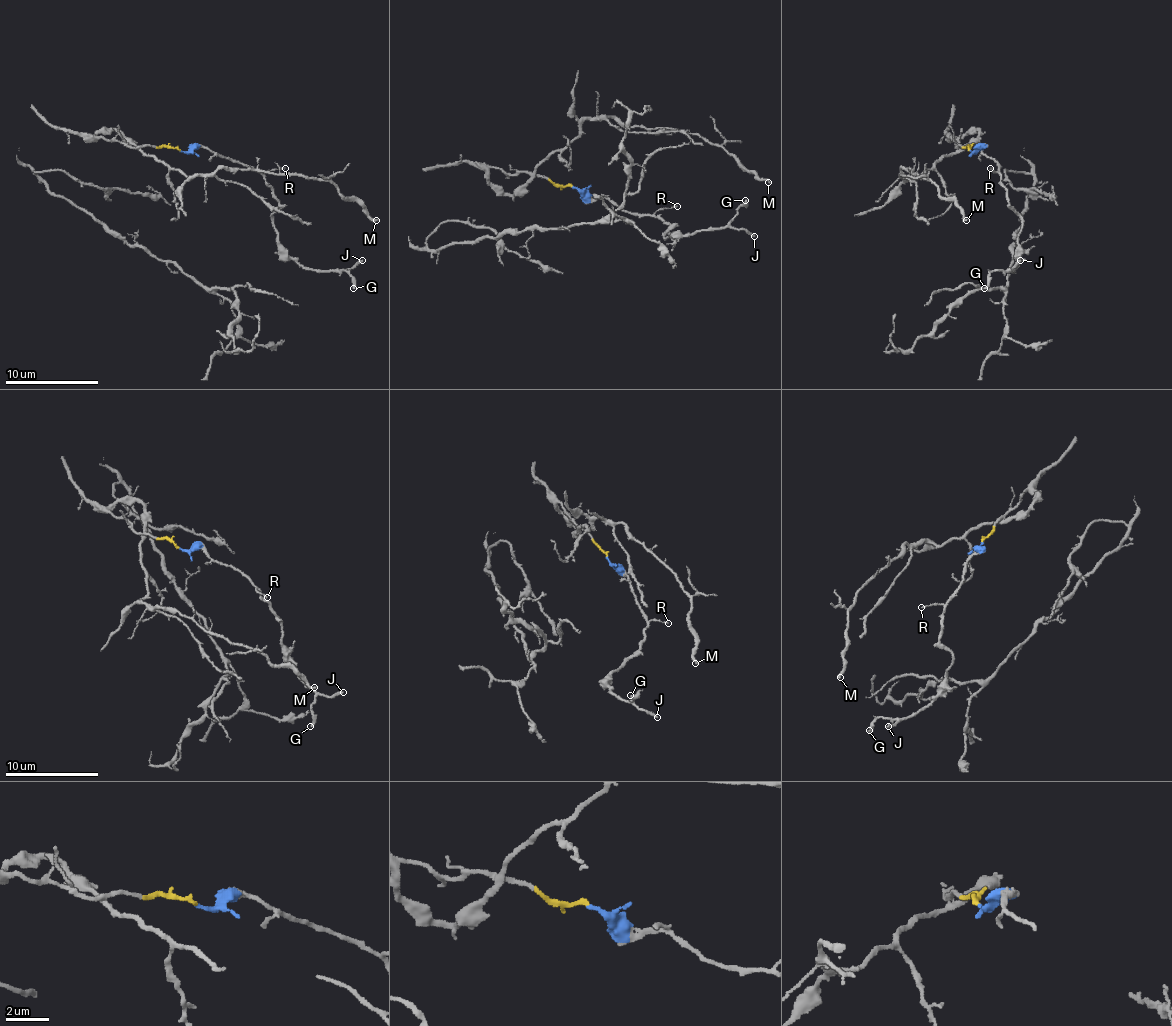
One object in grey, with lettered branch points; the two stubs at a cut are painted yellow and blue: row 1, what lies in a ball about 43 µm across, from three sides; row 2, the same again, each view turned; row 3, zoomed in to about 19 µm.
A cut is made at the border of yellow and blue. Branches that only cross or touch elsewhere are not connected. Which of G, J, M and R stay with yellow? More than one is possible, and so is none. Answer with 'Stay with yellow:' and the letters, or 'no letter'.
Stay with yellow: M

